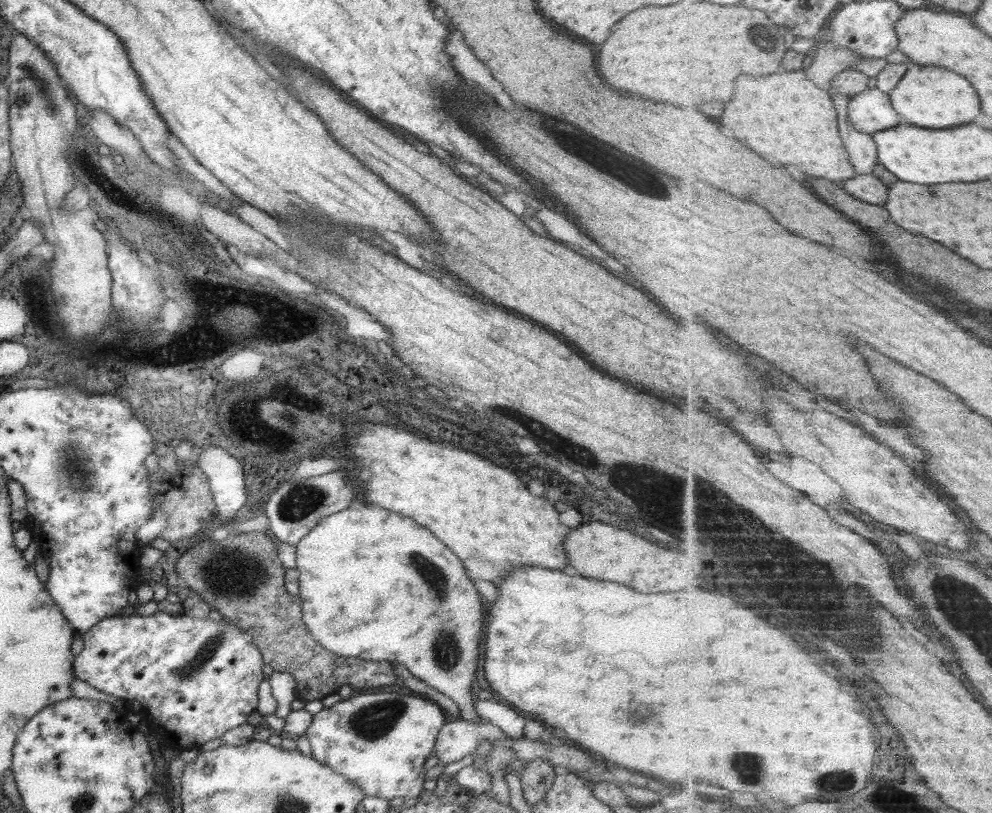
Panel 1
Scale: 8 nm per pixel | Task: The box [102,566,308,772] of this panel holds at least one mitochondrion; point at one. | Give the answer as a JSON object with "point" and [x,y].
{"point":[190,670]}

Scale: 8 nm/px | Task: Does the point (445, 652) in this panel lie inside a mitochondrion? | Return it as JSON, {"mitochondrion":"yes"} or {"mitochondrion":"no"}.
{"mitochondrion":"yes"}

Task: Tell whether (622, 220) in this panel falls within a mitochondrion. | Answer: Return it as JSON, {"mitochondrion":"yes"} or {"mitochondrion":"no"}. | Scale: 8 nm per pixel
{"mitochondrion":"no"}

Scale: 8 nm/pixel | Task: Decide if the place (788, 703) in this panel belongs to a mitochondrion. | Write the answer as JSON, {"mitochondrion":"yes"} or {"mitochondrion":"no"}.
{"mitochondrion":"no"}

